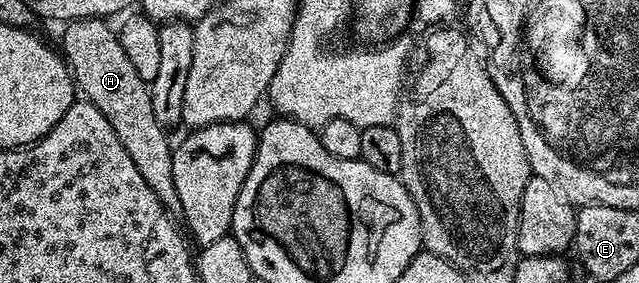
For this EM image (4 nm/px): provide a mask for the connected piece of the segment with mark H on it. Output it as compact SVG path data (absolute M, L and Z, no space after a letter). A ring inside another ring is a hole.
M103 18L74 19L67 24L64 31L64 47L62 58L68 64L75 86L85 100L93 103L110 121L110 129L118 133L118 141L122 141L122 149L130 153L130 161L138 165L138 173L142 173L142 181L154 189L154 197L167 209L173 217L182 216L182 201L178 201L178 193L174 189L173 144L168 144L169 132L154 117L152 92L149 84L138 77L134 65L130 65L130 57L126 57L126 49L122 49L119 34L107 27Z

